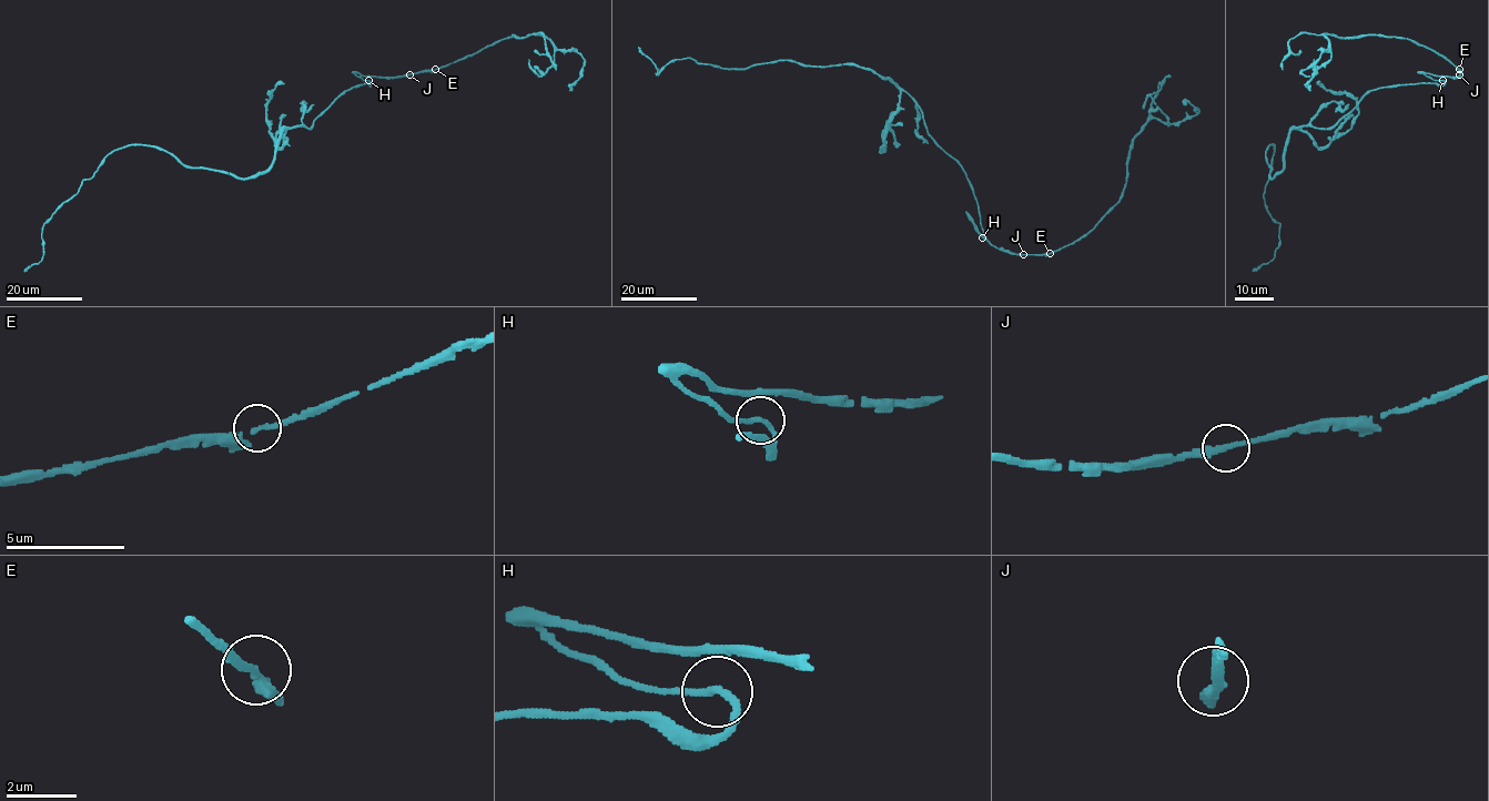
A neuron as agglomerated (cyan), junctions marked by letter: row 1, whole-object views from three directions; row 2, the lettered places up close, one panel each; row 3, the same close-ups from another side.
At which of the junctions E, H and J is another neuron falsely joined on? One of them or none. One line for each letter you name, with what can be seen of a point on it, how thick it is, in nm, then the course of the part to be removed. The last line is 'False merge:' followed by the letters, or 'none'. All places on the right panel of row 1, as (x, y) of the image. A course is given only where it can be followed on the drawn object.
False merge: none

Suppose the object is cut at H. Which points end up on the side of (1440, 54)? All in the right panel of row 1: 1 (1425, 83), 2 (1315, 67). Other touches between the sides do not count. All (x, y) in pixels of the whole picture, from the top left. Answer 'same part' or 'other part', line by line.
1: other part
2: same part

